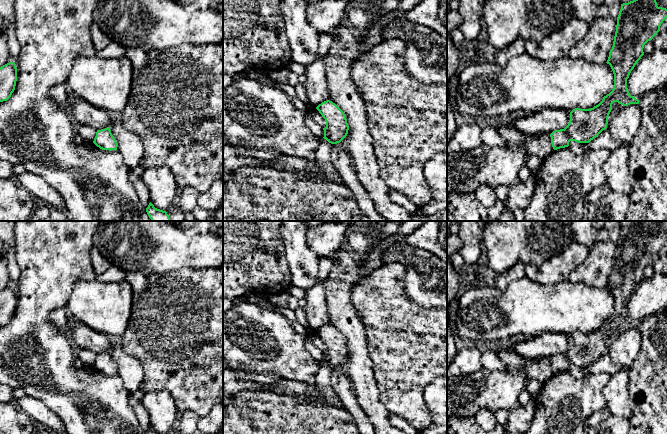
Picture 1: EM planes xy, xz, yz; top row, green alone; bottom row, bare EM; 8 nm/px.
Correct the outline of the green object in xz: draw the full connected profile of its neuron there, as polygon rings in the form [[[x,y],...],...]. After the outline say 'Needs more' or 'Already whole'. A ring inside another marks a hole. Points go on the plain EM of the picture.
[[[332,325],[319,328],[316,333],[325,343],[324,363],[331,368],[340,367],[348,358],[349,350],[344,336]]]. Already whole

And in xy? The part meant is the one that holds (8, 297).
[[[14,286],[0,291],[0,326],[7,325],[15,314],[17,292]]]. Already whole

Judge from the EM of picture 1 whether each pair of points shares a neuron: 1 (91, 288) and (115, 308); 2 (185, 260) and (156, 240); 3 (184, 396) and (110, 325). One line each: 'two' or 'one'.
1: one
2: one
3: two

